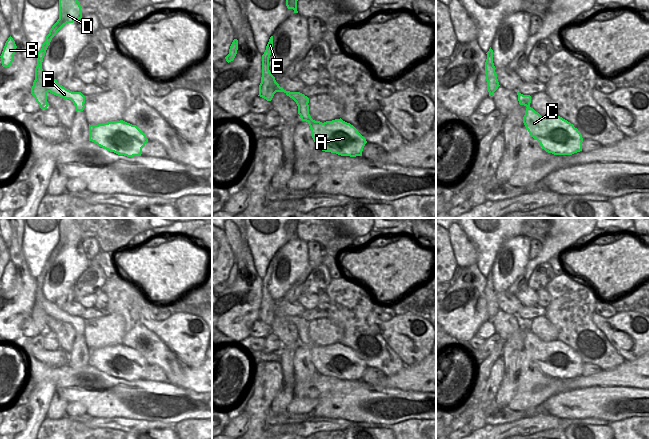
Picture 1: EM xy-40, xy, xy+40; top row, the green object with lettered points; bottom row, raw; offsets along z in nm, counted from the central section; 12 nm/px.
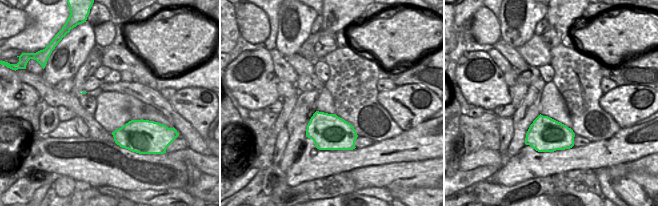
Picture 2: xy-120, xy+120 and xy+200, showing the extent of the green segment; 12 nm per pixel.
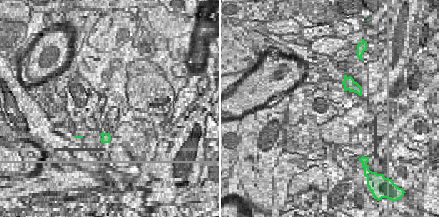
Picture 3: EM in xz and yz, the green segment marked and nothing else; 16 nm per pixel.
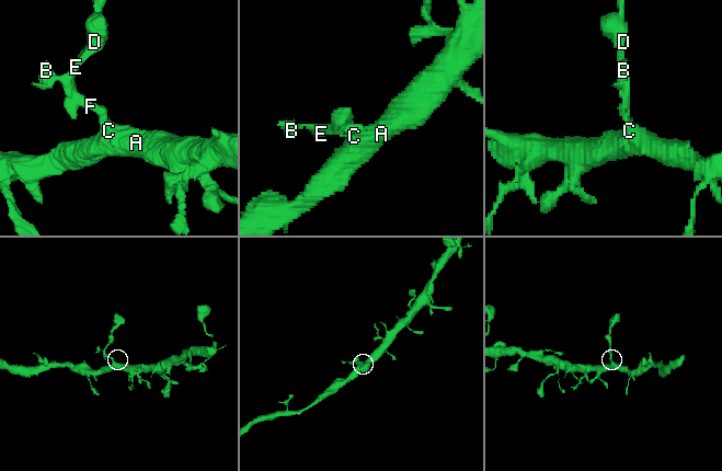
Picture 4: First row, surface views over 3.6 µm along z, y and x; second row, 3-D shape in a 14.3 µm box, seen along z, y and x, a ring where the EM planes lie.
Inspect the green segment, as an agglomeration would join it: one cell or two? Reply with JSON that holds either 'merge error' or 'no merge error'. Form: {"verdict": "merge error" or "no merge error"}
{"verdict": "merge error"}

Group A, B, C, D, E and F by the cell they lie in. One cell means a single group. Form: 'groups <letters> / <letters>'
groups A C / B D E F

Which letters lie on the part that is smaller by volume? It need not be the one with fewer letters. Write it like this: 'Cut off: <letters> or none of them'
Cut off: B, D, E, F.

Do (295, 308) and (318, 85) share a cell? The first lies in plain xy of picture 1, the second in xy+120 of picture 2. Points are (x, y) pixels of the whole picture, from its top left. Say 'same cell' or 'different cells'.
different cells

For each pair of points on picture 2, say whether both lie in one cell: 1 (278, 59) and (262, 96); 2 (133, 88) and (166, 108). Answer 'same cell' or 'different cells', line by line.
1: different cells
2: same cell

